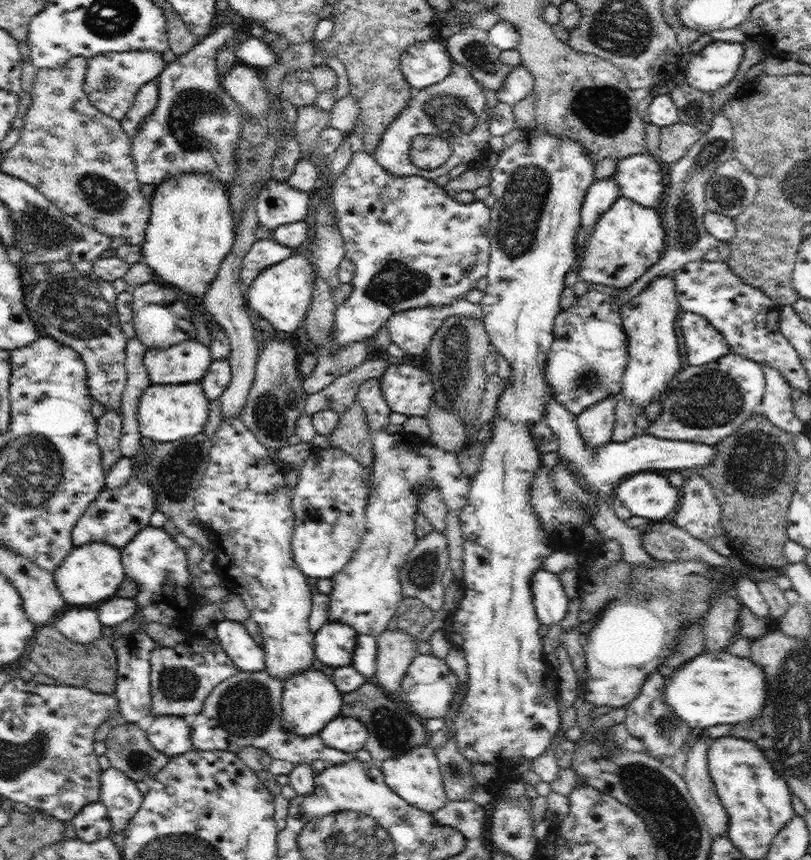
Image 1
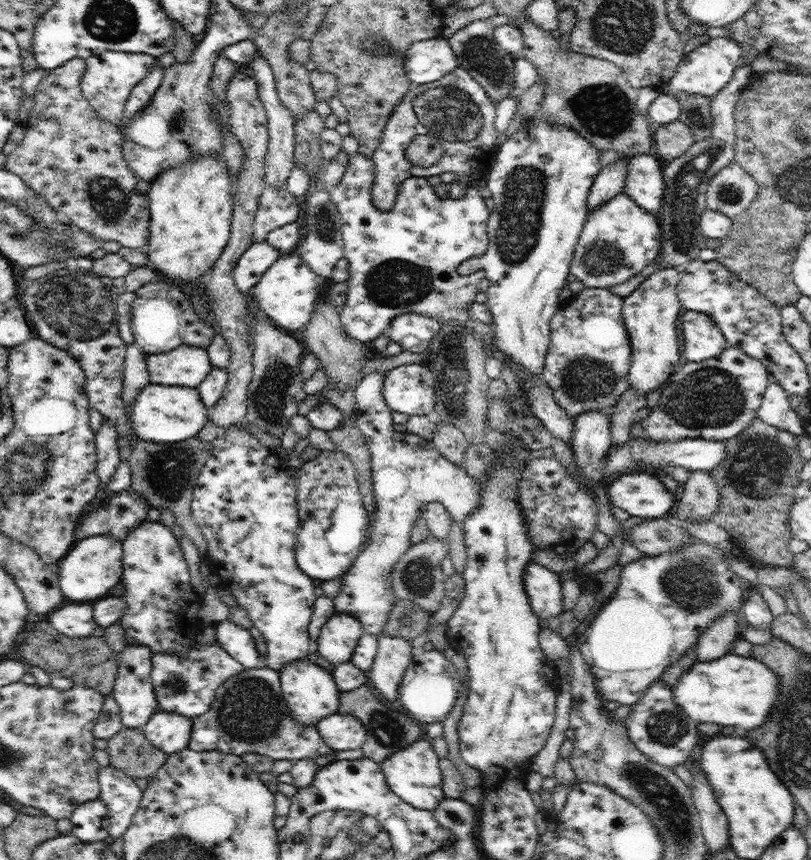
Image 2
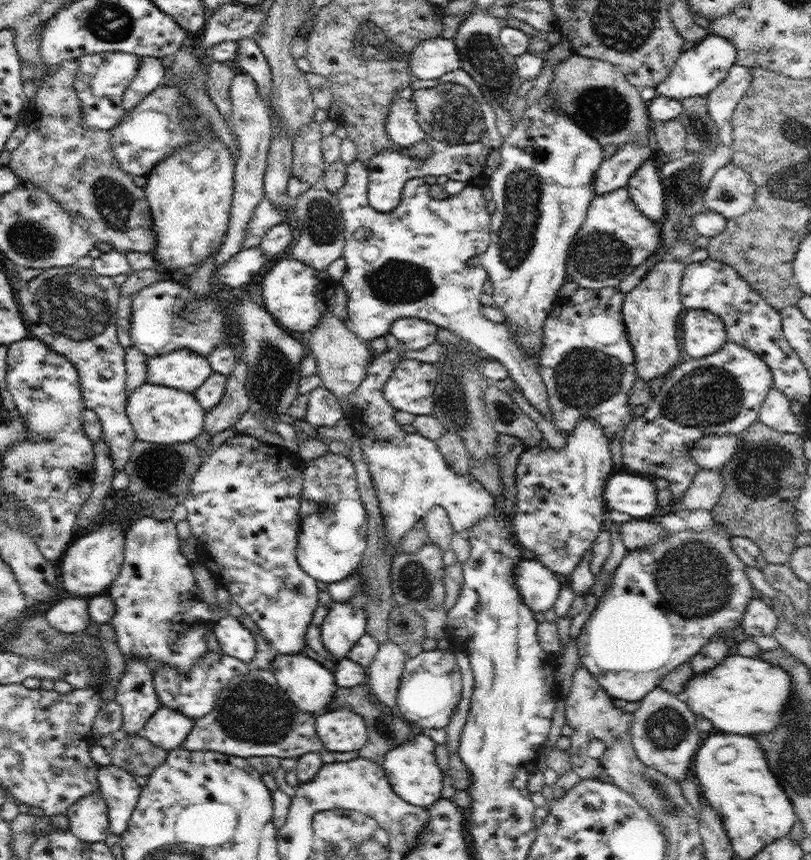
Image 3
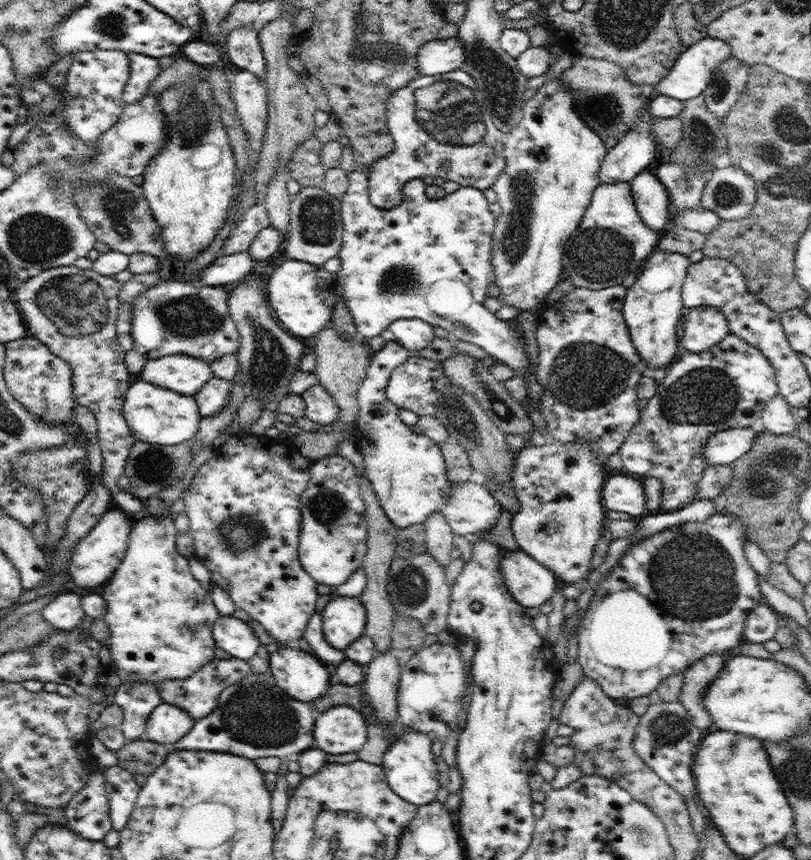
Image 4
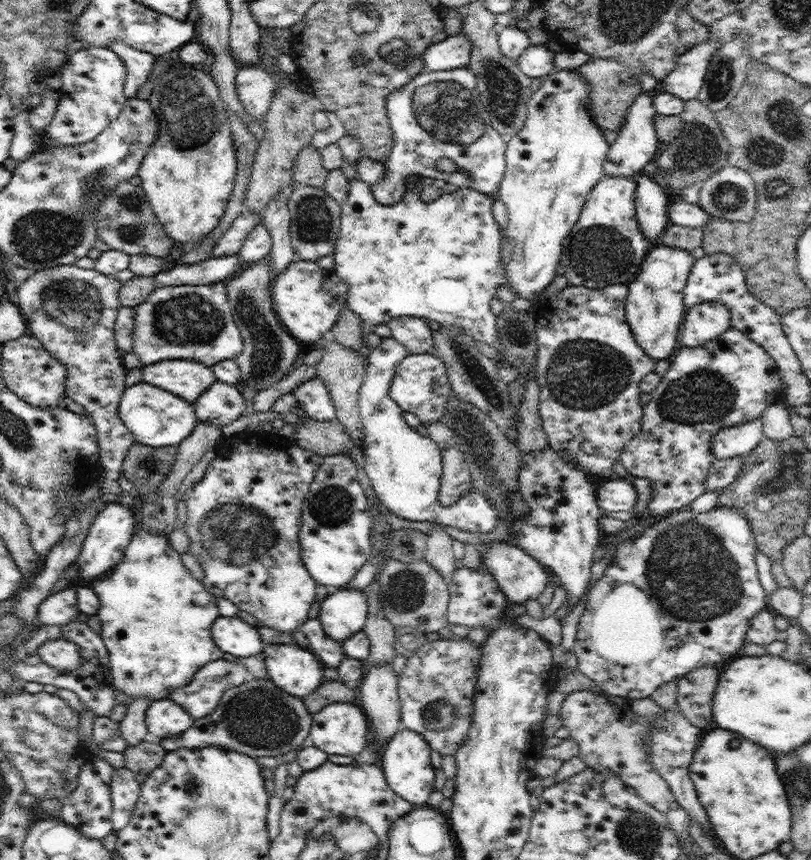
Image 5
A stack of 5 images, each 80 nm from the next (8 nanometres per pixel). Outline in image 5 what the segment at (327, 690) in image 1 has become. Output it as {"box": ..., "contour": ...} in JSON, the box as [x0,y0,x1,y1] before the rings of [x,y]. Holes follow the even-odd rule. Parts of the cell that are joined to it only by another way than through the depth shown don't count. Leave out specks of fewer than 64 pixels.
{"box":[262,643,325,699],"contour":[[[265,643],[262,653],[271,681],[292,696],[302,699],[325,680],[320,660],[298,644]]]}

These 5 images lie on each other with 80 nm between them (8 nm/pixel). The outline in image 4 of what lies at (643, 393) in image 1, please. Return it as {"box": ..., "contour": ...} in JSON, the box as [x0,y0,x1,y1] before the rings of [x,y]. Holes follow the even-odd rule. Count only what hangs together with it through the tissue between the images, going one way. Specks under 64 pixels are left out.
{"box":[623,249,692,372],"contour":[[[656,249],[640,268],[639,276],[632,287],[627,288],[623,318],[628,326],[632,345],[648,363],[648,369],[652,372],[669,367],[678,354],[676,332],[684,308],[681,288],[690,263],[692,262],[685,254]]]}

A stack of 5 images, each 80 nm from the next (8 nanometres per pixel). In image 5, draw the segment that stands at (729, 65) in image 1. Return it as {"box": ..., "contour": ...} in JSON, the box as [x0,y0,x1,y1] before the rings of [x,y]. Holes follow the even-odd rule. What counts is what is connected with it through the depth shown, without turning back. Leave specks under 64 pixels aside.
{"box":[658,40,721,102],"contour":[[[706,40],[691,46],[679,56],[676,68],[665,76],[658,88],[682,98],[685,102],[696,99],[702,88],[708,65],[721,48],[719,41]]]}

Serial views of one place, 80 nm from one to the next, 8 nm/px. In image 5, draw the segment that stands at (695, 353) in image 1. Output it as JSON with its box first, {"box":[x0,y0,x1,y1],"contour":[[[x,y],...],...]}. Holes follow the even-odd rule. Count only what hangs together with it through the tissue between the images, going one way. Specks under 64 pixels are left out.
{"box":[680,301,732,348],"contour":[[[707,301],[687,311],[680,343],[690,348],[710,343],[724,335],[732,324],[730,311],[722,303]]]}

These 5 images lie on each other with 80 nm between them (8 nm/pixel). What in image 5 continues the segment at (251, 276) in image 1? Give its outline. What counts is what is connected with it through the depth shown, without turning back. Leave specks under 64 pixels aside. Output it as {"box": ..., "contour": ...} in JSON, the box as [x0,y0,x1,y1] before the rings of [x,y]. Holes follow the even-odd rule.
{"box":[154,255,242,287],"contour":[[[238,255],[222,258],[210,257],[198,264],[171,265],[156,274],[154,278],[159,287],[185,284],[200,285],[215,283],[219,280],[228,281],[241,270],[242,263]]]}

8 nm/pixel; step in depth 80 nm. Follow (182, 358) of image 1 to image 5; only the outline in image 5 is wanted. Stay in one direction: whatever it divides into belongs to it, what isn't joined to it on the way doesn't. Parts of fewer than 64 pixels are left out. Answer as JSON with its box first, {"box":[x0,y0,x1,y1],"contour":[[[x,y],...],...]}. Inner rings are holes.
{"box":[142,359,217,404],"contour":[[[170,359],[156,362],[156,364],[143,367],[142,373],[143,382],[168,390],[168,392],[182,397],[192,404],[198,400],[200,394],[208,390],[217,380],[211,367],[188,359]]]}

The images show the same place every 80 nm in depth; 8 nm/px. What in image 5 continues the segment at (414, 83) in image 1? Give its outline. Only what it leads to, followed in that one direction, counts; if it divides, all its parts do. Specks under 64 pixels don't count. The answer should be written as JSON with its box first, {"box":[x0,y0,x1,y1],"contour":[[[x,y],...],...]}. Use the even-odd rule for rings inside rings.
{"box":[423,31,472,70],"contour":[[[460,31],[437,43],[431,43],[423,56],[425,67],[430,70],[448,70],[467,66],[472,41]]]}

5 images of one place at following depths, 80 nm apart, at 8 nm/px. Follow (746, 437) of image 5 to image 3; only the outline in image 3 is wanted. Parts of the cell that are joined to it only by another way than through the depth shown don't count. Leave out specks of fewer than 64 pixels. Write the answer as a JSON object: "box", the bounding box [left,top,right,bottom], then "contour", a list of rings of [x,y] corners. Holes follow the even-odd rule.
{"box":[690,434,740,470],"contour":[[[712,434],[712,437],[700,438],[690,448],[690,457],[701,469],[719,470],[738,452],[740,435]]]}

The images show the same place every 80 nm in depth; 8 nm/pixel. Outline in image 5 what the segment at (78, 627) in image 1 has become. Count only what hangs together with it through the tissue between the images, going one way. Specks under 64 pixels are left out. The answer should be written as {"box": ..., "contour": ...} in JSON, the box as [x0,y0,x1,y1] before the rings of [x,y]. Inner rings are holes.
{"box":[37,588,80,625],"contour":[[[65,588],[49,594],[38,607],[37,620],[43,625],[66,625],[74,620],[80,610],[77,608],[76,589]]]}

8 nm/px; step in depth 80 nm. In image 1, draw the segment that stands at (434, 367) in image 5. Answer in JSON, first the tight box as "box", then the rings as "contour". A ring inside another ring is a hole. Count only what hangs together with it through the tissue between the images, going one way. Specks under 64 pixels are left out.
{"box":[380,361,434,417],"contour":[[[395,361],[381,377],[380,387],[391,412],[407,417],[425,416],[434,402],[431,374],[416,366]]]}

